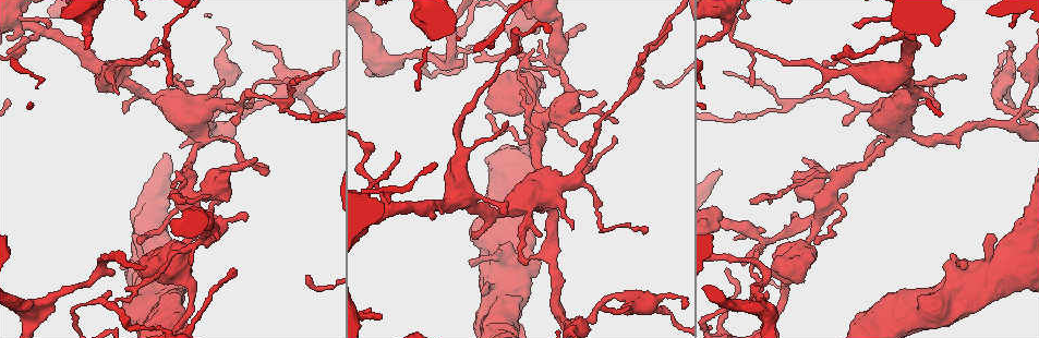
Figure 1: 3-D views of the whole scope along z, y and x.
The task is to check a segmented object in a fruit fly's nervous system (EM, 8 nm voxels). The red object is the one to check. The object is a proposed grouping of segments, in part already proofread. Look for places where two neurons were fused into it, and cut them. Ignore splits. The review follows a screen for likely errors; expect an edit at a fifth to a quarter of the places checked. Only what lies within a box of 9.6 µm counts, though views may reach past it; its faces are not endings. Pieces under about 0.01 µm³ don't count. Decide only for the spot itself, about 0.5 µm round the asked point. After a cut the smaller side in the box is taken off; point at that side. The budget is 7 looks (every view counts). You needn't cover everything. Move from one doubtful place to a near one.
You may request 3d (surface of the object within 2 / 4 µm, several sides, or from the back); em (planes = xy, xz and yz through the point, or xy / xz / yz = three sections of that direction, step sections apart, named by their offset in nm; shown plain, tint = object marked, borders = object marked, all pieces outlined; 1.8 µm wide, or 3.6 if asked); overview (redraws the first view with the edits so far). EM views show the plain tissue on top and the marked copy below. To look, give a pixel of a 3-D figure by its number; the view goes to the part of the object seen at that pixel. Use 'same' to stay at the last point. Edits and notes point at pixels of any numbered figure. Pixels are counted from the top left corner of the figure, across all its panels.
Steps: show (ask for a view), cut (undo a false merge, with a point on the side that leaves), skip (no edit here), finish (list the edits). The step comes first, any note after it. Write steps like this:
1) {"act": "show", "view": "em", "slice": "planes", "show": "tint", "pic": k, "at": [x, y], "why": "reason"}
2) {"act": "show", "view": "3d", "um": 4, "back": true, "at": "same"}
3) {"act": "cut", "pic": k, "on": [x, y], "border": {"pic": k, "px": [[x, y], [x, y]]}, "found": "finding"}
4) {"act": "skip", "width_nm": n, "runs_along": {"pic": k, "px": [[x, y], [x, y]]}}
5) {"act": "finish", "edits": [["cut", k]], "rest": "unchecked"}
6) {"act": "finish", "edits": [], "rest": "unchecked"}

{"act": "show", "view": "3d", "um": 2, "pic": 1, "at": [731, 224], "why": "thick turns thin"}

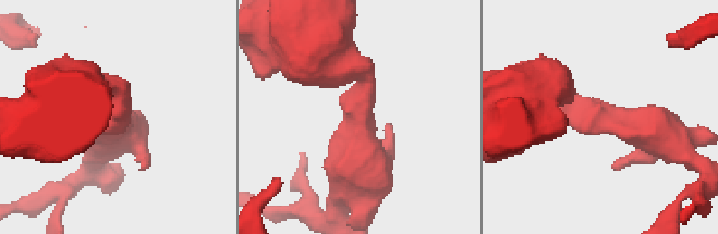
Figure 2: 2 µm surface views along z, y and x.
{"act": "show", "view": "em", "slice": "planes", "show": "tint", "pic": 2, "at": [360, 109]}

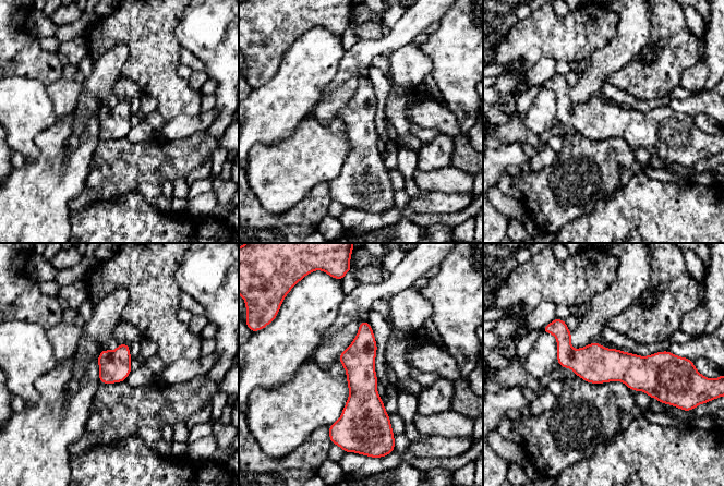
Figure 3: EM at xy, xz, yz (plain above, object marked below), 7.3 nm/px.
{"act": "skip", "runs_along": {"pic": 3, "px": [[551, 330], [587, 363], [671, 360]]}, "found": "one neuron here"}

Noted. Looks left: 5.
{"act": "show", "view": "em", "um": 3.6, "slice": "yz", "step": 16, "show": "tint", "pic": 1, "at": [189, 197], "why": "four-way junction"}

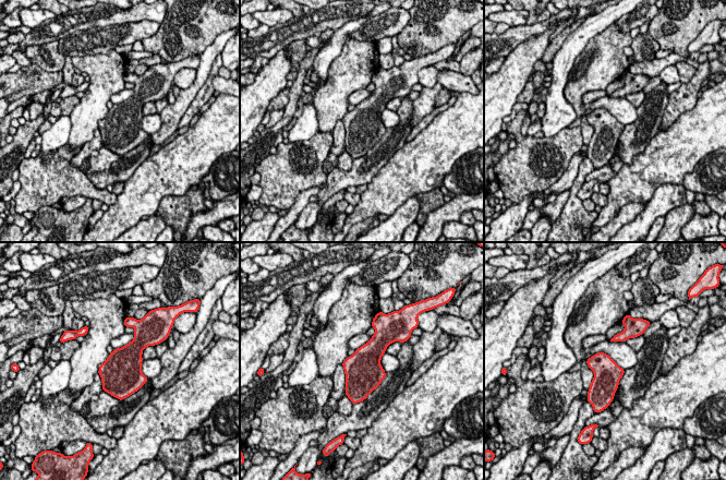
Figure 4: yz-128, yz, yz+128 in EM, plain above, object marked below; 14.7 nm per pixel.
{"act": "show", "view": "em", "um": 3.6, "slice": "planes", "show": "tint", "at": "same"}

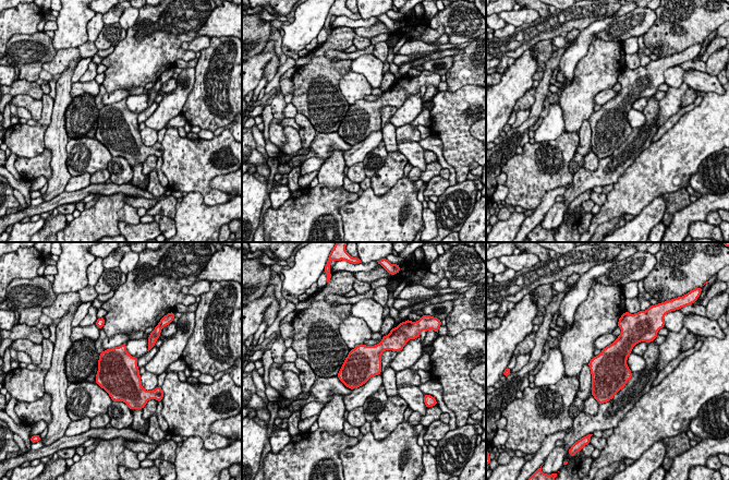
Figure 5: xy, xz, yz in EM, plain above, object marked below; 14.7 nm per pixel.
{"act": "skip", "found": "all the same neuron"}

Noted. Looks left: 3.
{"act": "show", "view": "em", "slice": "planes", "show": "tint", "pic": 1, "at": [670, 316], "why": "a narrow waist"}

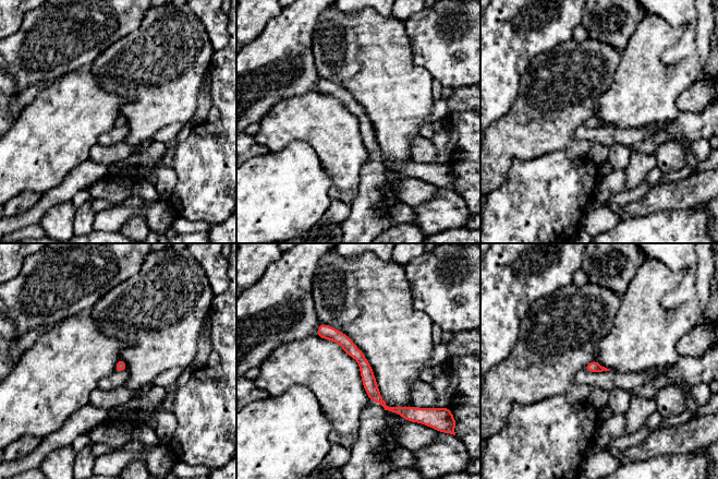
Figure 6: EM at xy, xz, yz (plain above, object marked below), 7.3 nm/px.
{"act": "skip", "found": "all the same neuron"}

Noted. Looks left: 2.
{"act": "finish", "edits": [], "rest": "unchecked"}

